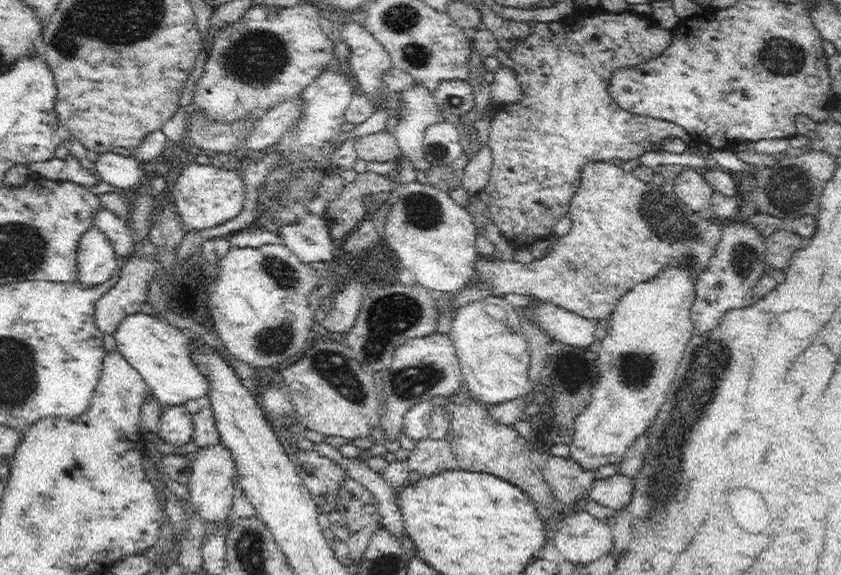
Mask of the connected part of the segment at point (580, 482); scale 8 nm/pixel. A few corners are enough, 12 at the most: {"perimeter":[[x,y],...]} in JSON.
{"perimeter":[[552,457],[543,474],[564,505],[596,481],[567,457]]}

